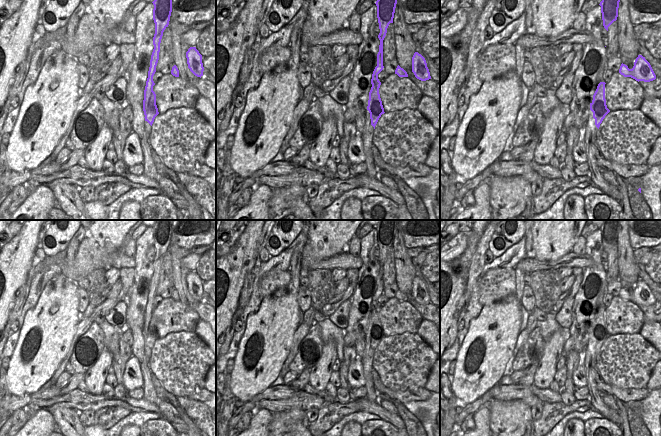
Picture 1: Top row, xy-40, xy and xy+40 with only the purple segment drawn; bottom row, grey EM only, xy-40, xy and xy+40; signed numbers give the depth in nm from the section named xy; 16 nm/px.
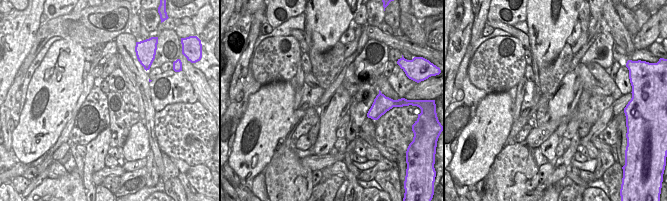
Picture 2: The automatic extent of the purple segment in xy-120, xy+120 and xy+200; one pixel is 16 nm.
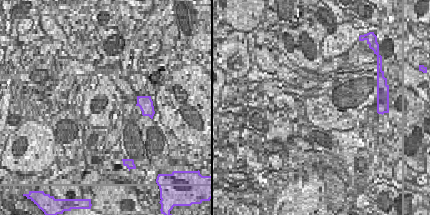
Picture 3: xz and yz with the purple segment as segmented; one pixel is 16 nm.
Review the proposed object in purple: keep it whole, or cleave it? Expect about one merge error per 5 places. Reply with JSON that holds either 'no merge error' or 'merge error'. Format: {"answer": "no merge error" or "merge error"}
{"answer": "merge error"}

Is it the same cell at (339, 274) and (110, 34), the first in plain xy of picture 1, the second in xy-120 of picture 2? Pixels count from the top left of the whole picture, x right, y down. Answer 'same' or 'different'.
different

